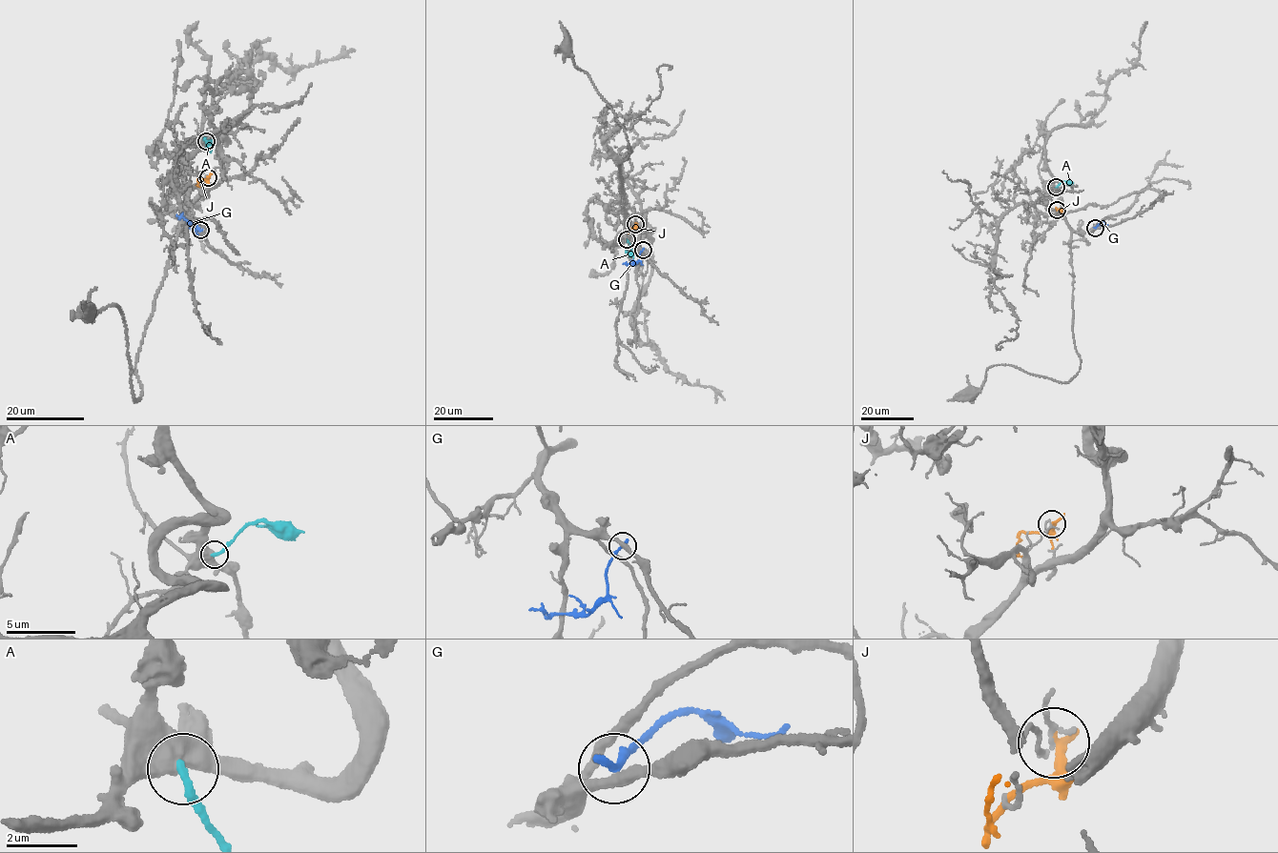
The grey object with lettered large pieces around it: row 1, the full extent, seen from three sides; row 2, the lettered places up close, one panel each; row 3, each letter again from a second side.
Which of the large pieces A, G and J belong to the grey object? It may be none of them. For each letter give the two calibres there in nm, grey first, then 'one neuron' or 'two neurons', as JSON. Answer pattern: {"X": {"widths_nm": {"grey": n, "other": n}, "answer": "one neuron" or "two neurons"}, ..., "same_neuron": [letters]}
{"A": {"widths_nm": {"grey": 700, "other": 240}, "answer": "one neuron"}, "G": {"widths_nm": {"grey": 300, "other": 260}, "answer": "two neurons"}, "J": {"widths_nm": {"grey": 130, "other": 320}, "answer": "two neurons"}, "same_neuron": ["A"]}

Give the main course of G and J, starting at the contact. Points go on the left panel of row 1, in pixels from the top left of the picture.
G: (200, 230), (196, 226), (193, 228), (176, 214)
J: (208, 177), (199, 179), (196, 186)

